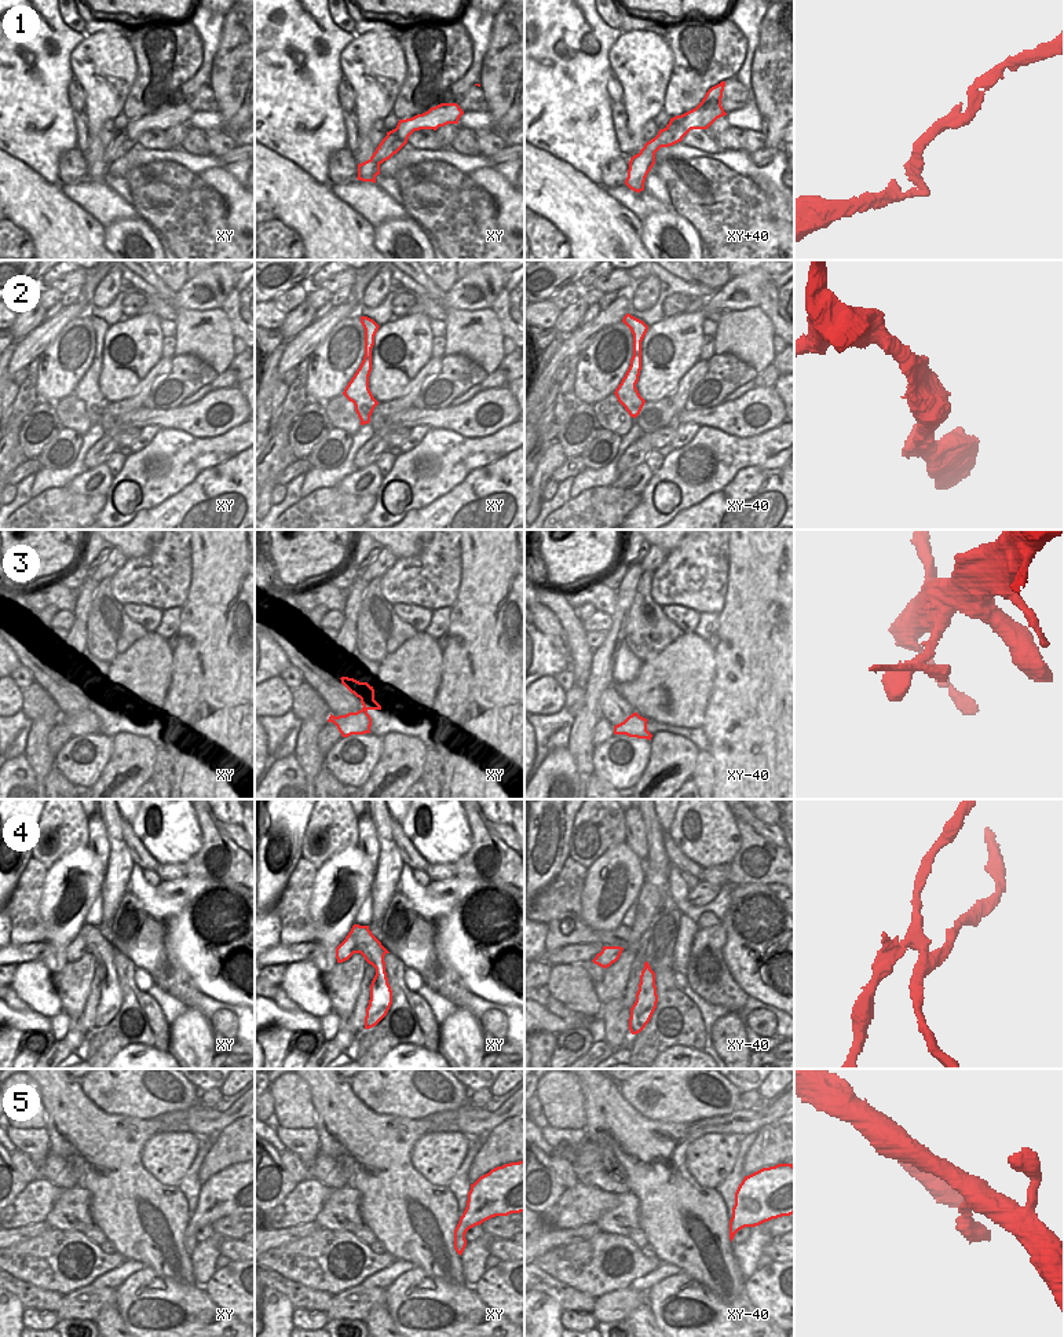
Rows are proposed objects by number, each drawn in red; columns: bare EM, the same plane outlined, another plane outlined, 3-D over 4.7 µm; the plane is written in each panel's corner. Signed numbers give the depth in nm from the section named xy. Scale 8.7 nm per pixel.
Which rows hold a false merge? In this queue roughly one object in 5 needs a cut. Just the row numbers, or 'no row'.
4

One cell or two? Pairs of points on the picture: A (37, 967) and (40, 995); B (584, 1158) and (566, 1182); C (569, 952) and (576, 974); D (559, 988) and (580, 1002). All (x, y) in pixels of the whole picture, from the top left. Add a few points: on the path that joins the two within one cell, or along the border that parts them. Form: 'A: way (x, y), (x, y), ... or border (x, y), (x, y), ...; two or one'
A: way (37, 974), (37, 988); one
B: border (551, 1154), (563, 1157), (573, 1168), (578, 1182); two
C: border (582, 963), (555, 963), (552, 966); two
D: way (565, 988), (574, 996); one

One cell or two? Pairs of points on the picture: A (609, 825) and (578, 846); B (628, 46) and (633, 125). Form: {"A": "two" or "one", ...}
{"A": "one", "B": "one"}

